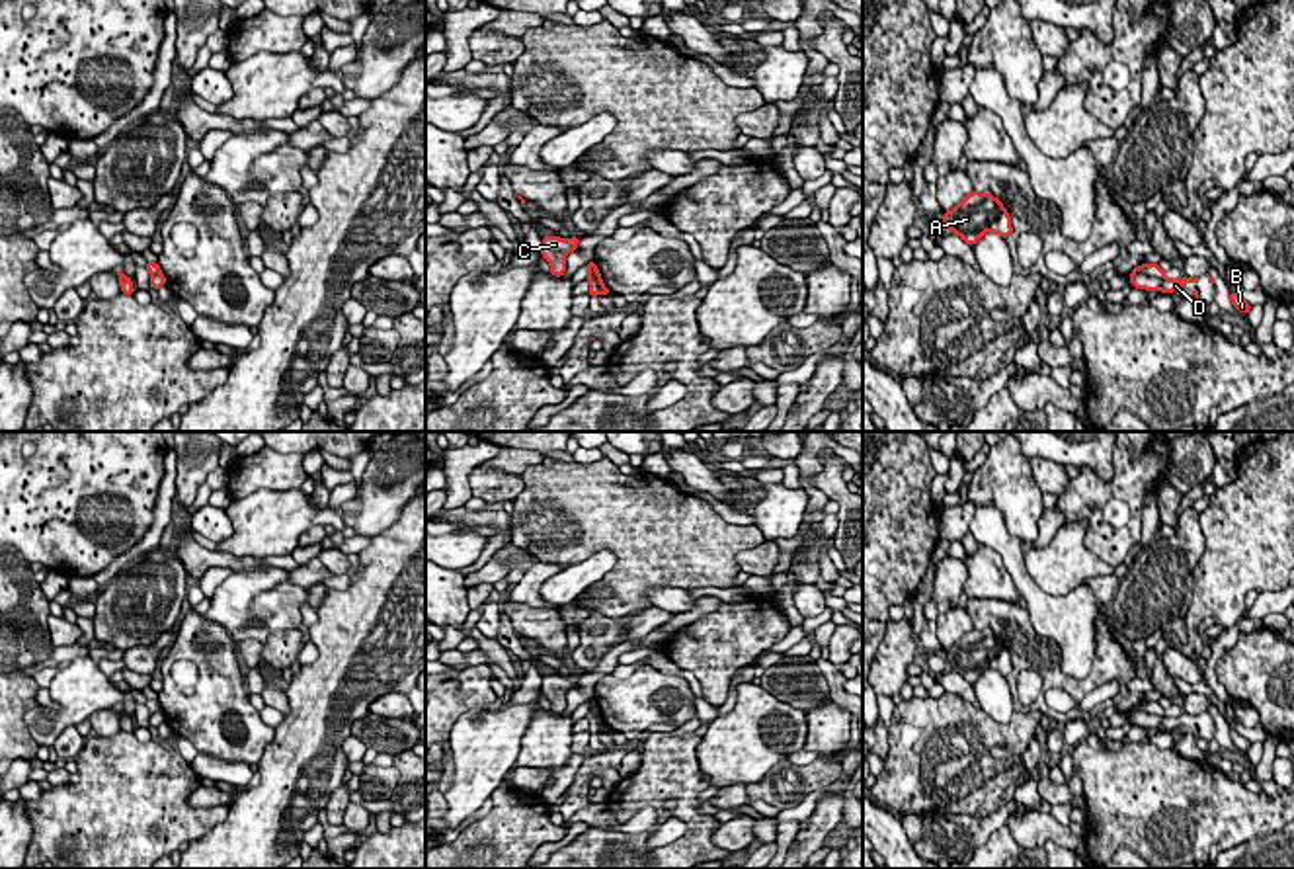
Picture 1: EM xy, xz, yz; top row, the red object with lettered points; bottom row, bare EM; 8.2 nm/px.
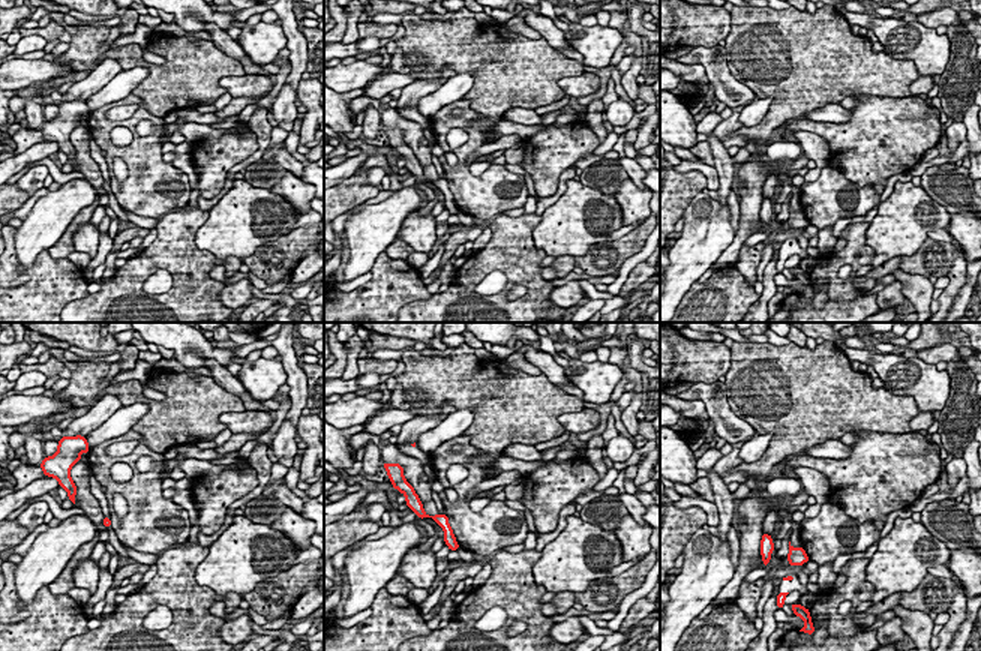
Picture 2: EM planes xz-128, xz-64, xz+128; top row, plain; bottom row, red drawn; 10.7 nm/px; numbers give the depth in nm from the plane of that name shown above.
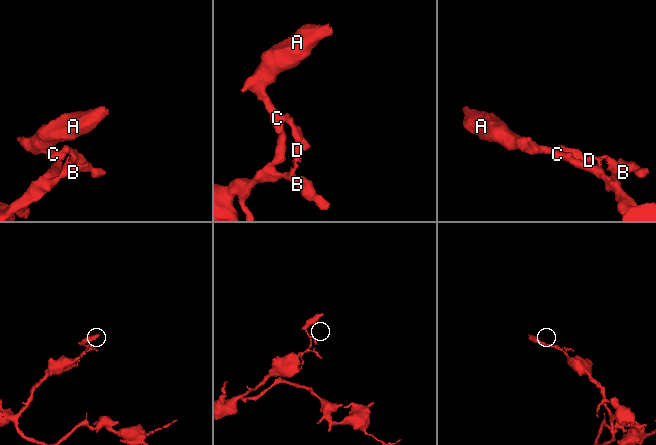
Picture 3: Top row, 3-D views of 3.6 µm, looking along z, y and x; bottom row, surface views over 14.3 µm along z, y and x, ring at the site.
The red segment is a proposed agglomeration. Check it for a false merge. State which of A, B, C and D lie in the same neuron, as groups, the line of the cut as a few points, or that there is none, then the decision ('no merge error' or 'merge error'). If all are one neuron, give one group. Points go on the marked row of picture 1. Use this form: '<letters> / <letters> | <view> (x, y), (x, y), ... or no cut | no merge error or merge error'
A C / B D | yz (1131, 274), (1164, 278) | merge error

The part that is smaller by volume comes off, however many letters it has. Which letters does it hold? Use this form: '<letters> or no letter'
A, C

